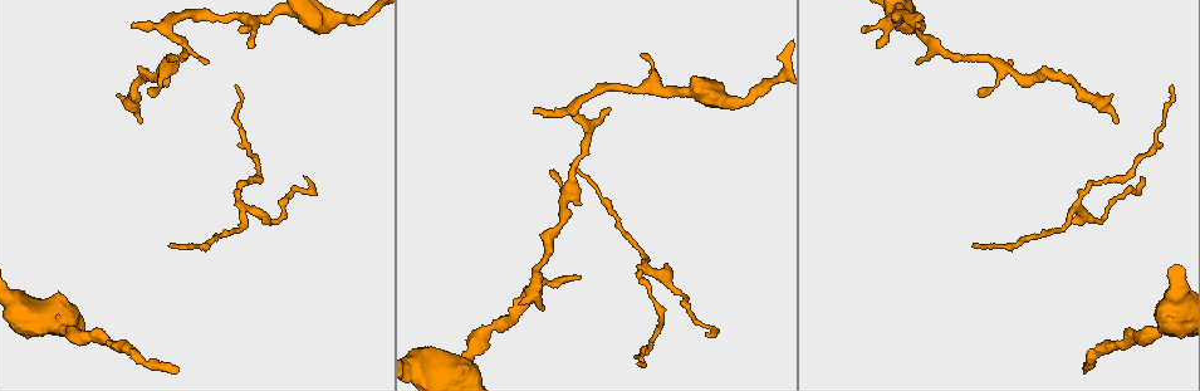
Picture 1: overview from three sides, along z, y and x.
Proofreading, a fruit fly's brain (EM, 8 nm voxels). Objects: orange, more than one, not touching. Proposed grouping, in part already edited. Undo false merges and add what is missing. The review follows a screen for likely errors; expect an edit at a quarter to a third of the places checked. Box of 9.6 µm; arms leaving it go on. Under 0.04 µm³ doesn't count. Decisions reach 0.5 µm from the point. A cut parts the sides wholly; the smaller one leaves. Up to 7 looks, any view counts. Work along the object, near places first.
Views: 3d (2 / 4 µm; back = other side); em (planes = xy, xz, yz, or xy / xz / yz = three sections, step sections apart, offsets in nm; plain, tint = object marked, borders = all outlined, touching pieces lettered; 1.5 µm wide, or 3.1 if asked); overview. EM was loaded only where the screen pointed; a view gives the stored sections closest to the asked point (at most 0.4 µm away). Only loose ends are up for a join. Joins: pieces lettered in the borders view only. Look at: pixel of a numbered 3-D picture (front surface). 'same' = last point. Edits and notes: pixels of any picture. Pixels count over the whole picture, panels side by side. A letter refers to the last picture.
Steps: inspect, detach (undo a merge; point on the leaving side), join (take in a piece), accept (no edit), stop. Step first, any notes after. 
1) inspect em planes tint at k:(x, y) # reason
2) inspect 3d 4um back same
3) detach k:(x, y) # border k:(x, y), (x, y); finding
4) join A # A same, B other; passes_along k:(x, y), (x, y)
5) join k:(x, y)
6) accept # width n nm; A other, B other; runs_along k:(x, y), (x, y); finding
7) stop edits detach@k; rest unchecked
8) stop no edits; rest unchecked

inspect 3d 4um back at 1:(71, 329) # calibre changes

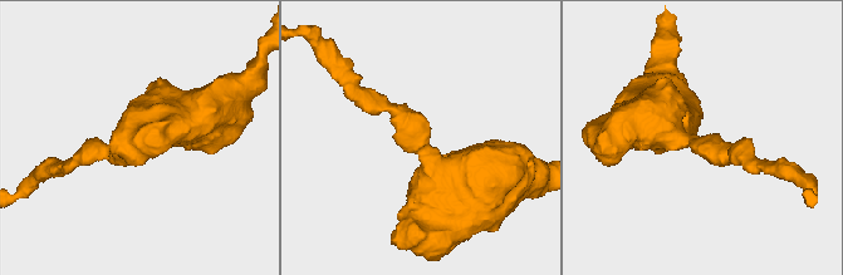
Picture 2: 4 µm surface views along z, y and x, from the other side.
inspect em planes tint at 2:(693, 141) # arm_widths 220, 800 nm

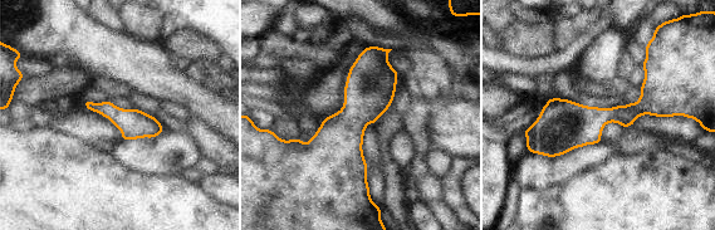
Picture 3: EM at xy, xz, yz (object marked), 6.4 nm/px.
inspect em planes borders same

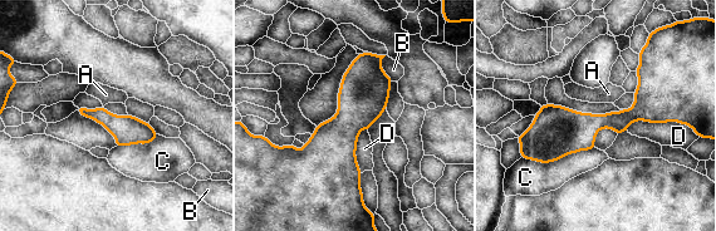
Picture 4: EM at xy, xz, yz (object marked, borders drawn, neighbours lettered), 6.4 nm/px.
accept # A other, B other, C other, D other; one cell here

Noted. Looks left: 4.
inspect em xz step 8 borders at 1:(568, 108)

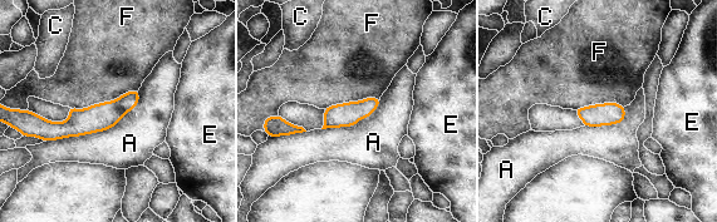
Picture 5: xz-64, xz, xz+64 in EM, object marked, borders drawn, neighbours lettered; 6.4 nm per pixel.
accept # A other, C other, E other, F other; border 5:(137, 89), (83, 108), (68, 107); continuous, no second cell

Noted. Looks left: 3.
inspect 3d 4um at 1:(234, 86) # branch stops here

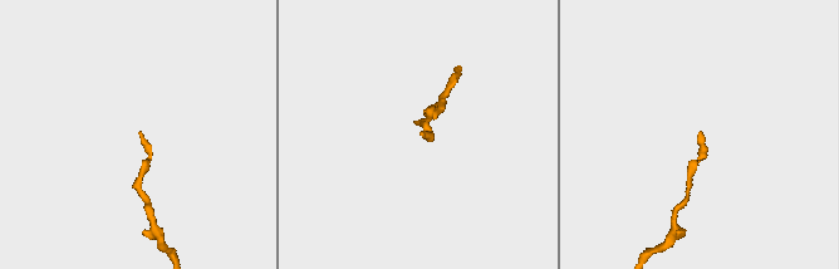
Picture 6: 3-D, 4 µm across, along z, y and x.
inspect em planes borders at 6:(141, 132) # need the tissue

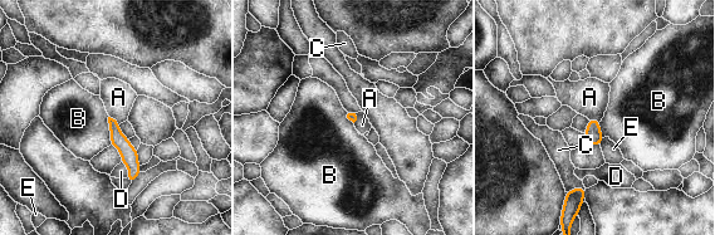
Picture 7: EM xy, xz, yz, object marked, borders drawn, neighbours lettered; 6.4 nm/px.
accept # A other, B other, C other, D other, E other; runs_along 7:(112, 122), (130, 155), (132, 177); none of them fits

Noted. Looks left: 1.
stop no edits; rest unchecked

